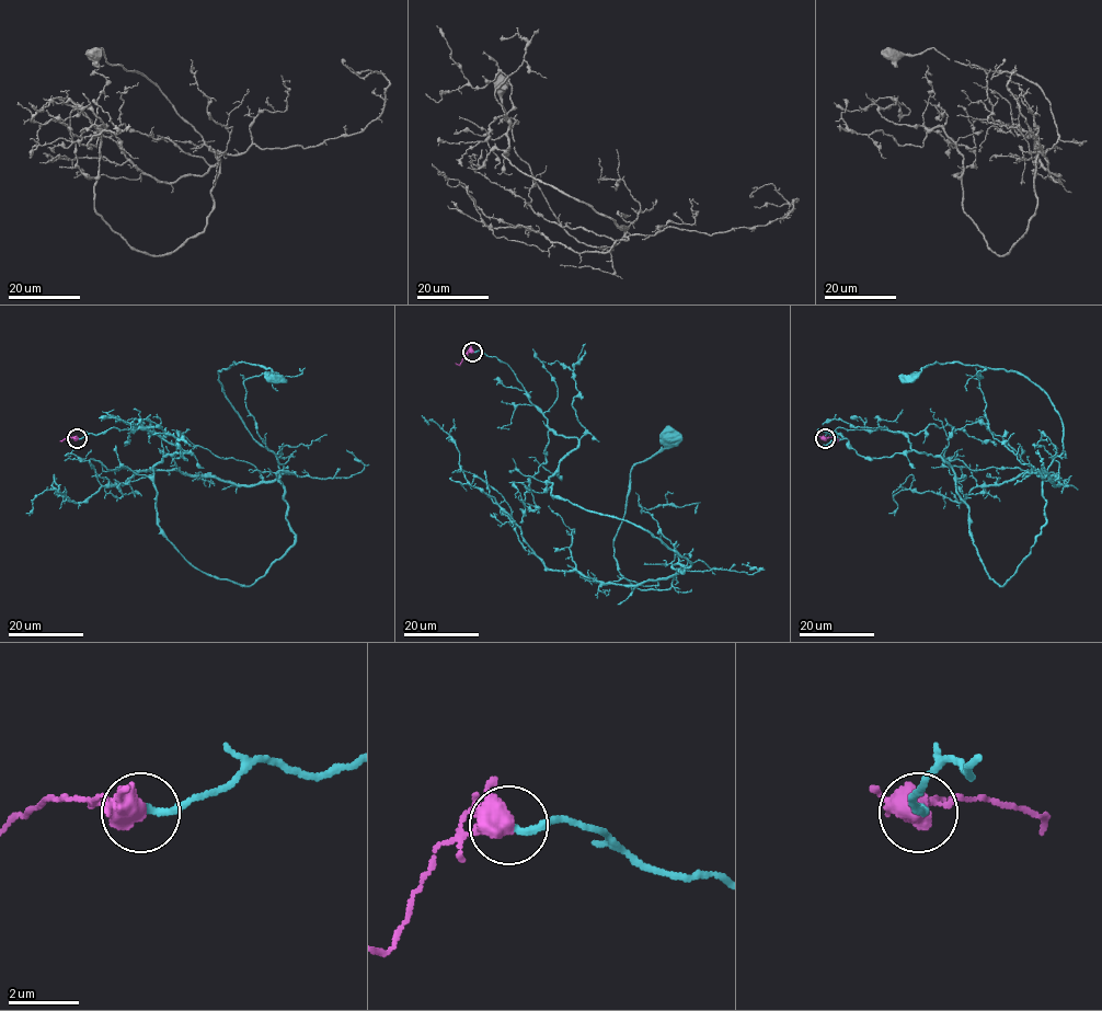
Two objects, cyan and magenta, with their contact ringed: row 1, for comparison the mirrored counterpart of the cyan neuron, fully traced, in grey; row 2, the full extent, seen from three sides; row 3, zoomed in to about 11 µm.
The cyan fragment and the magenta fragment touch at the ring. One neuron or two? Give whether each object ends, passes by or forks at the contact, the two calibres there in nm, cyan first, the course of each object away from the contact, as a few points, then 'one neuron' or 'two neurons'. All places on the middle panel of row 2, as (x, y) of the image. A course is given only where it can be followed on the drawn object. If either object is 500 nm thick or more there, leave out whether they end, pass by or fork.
cyan ends | magenta forks | 190/440 nm | cyan via (473, 352), (578, 443), (552, 495), (690, 564), (633, 585), (550, 571), (422, 415) | magenta via (472, 352), (466, 353), (459, 365), (456, 364) | one neuron

